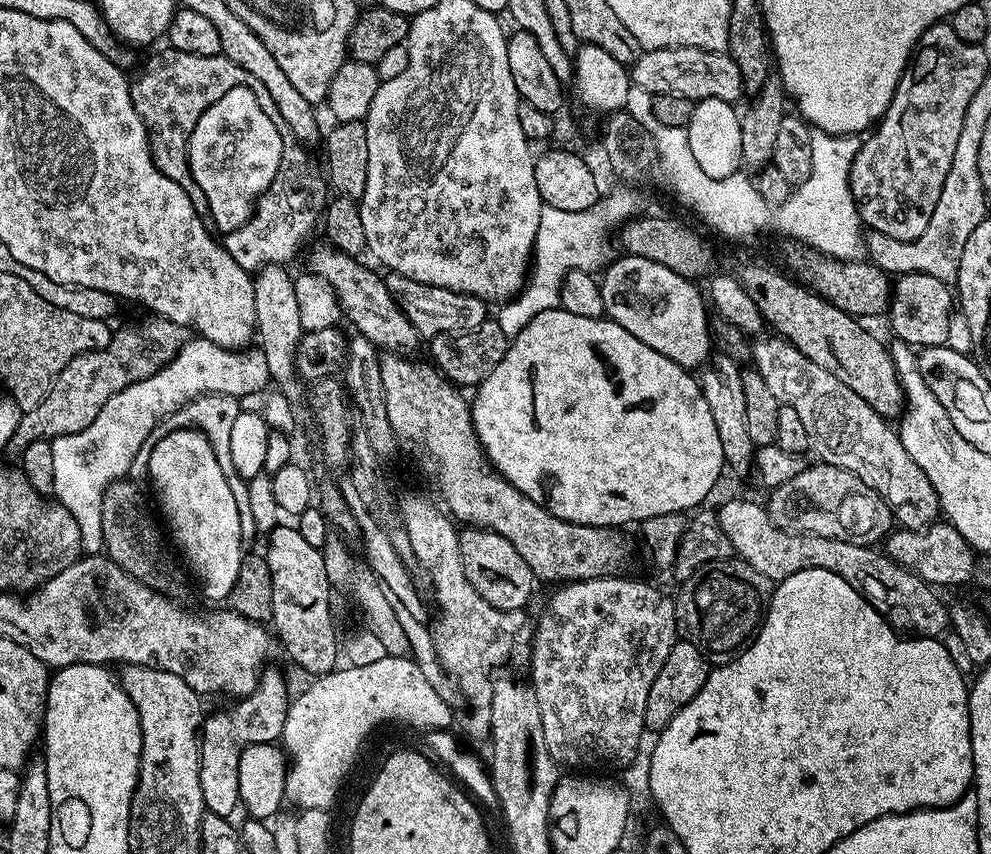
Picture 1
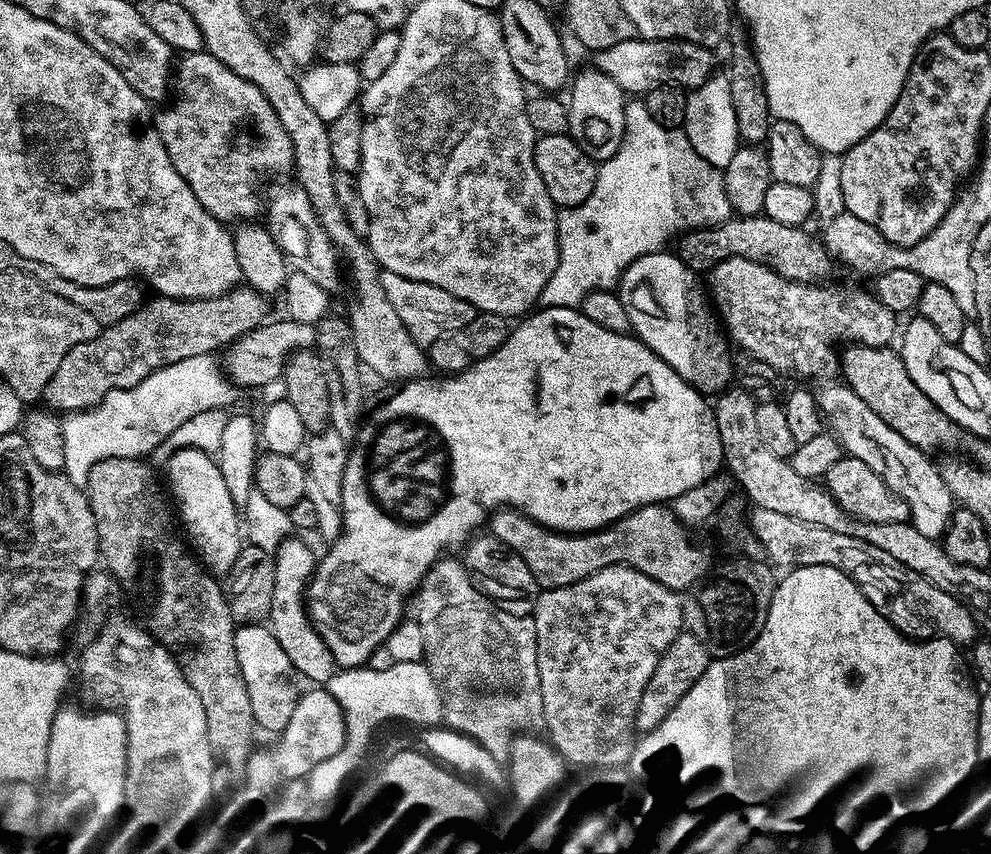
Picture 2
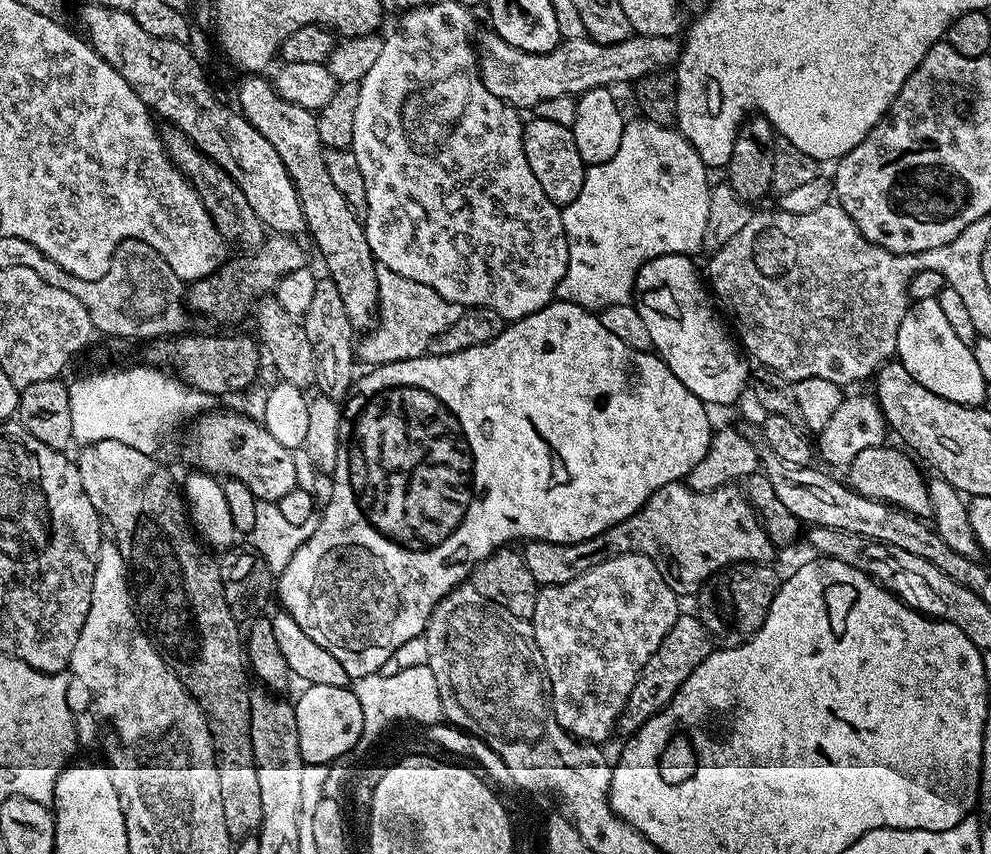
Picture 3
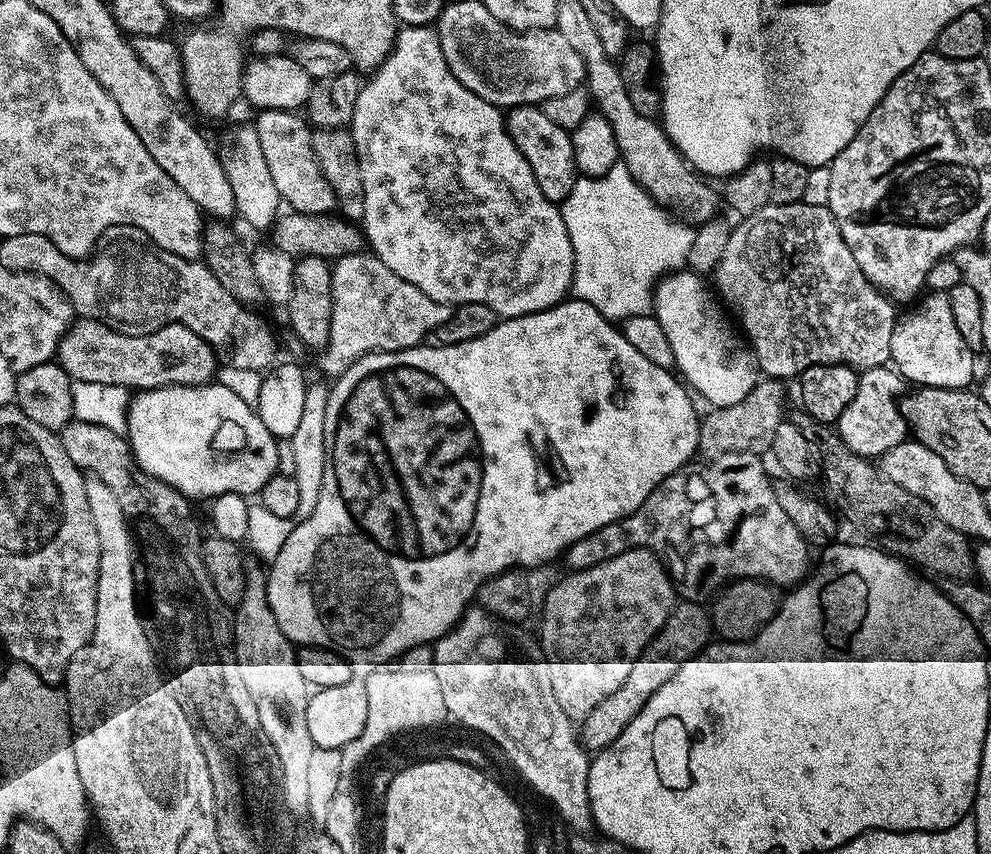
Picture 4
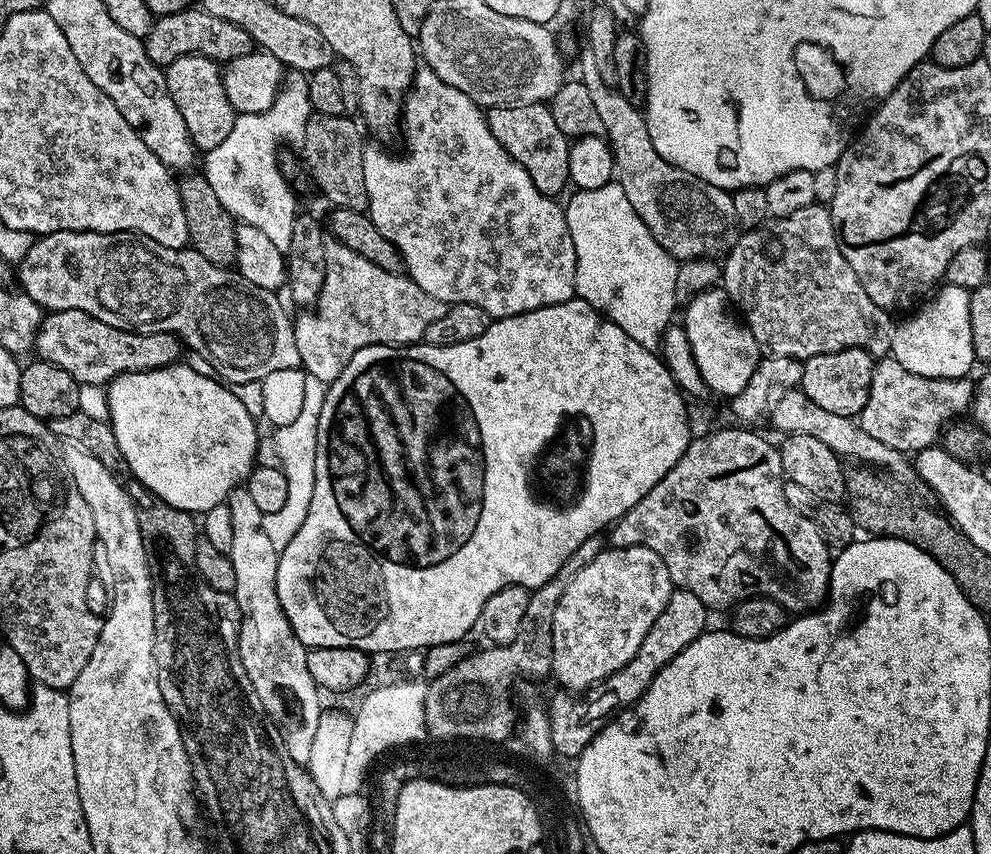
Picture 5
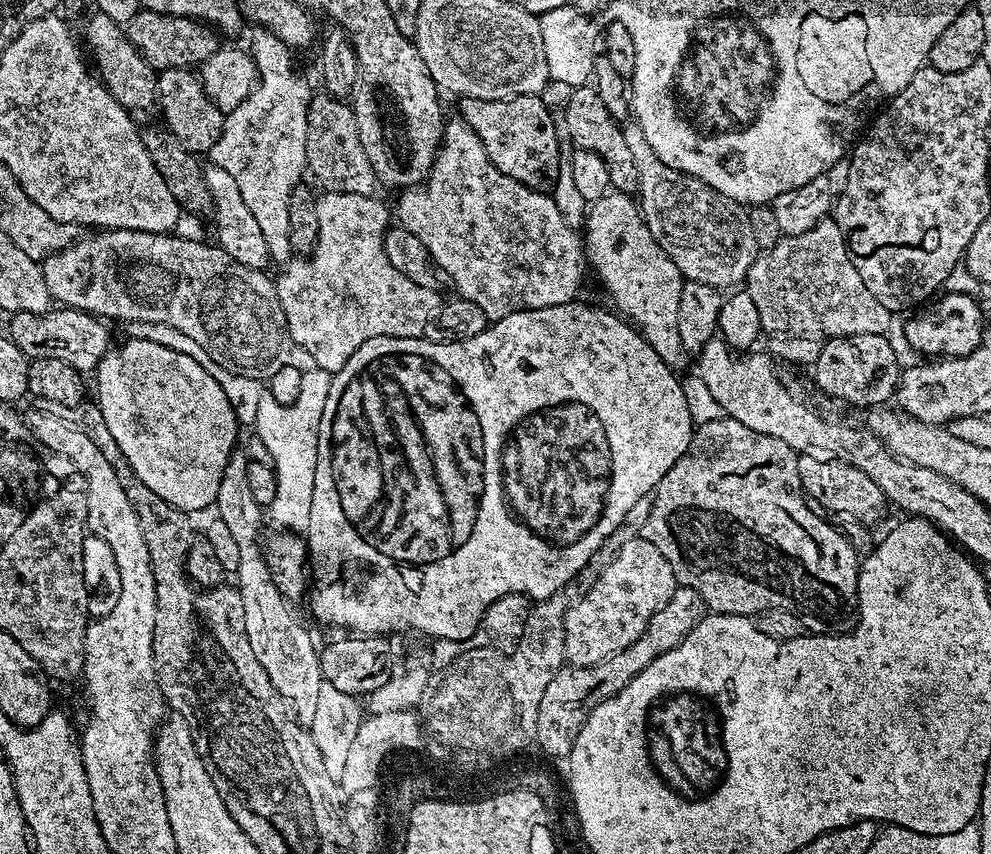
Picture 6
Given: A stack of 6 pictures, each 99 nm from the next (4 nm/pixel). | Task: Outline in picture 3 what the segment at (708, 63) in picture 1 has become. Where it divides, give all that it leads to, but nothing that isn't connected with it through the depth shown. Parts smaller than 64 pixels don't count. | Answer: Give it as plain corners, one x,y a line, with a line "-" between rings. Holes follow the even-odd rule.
633,34
629,40
617,44
599,44
590,39
564,40
557,48
549,52
527,52
510,46
501,36
489,35
488,52
481,51
478,56
480,81
486,86
492,100
503,100
505,104
517,109
535,109
538,102
546,102
546,98
562,98
563,96
579,97
582,92
592,88
608,88
612,84
631,85
641,80
646,74
668,70
680,58
682,44
676,36
642,36

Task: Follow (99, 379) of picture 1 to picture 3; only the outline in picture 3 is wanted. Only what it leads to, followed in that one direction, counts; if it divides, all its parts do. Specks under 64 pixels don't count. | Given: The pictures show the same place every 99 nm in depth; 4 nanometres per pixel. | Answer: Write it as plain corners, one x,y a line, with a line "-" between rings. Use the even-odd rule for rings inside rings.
279,234
269,235
261,242
258,250
251,254
236,254
236,257
225,259
216,271
211,272
209,276
203,276
200,280
191,281
190,287
186,292
186,304
189,309
192,308
200,316
213,316
220,324
232,324
235,320
240,320
244,315
246,317
253,311
253,305
259,297
271,293
275,289
276,282
285,276
287,272
302,270
309,267
308,252
300,245
299,239
291,236
282,236

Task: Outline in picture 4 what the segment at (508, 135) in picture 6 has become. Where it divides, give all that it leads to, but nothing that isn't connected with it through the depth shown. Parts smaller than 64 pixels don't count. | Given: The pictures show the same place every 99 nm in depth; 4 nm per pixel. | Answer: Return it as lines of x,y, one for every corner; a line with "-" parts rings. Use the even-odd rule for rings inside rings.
535,104
507,109
506,123
514,146
518,146
522,158
530,162
530,170
534,170
534,178
542,194
546,194
551,204
563,204
578,179
571,135
562,126
558,126
558,122
546,118
543,107

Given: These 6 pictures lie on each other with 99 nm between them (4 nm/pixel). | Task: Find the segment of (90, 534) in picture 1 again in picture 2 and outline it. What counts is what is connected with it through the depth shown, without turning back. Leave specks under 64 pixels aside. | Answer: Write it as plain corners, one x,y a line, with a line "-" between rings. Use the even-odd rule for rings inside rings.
215,355
182,358
170,366
152,372
138,386
116,388
102,402
82,412
69,412
63,417
64,437
66,438
66,462
62,469
75,484
87,485
90,470
106,458
144,458
151,454
159,443
174,433
182,423
188,422
194,415
212,409
228,410
236,400
238,389
222,371

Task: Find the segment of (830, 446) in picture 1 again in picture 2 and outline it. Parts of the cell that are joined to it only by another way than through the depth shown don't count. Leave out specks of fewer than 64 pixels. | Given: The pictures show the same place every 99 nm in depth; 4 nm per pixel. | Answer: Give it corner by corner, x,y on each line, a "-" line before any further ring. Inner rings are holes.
824,382
820,389
815,389
816,404
820,407
821,417
830,427
832,436
839,441
841,449
847,455
858,458
870,466
876,474
883,478
886,486
895,496
901,496
908,504
910,522
920,534
926,538
939,541
948,531
948,523
952,520
954,501
946,482
942,478
939,467
931,464
929,453
915,448
898,430
890,430
858,394
843,382

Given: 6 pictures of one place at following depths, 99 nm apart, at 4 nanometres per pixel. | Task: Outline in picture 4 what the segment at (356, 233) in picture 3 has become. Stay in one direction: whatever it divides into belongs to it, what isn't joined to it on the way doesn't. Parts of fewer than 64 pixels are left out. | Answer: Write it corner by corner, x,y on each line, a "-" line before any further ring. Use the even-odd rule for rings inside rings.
260,110
255,115
254,127
260,136
266,166
274,178
274,186
278,186
281,201
291,211
302,214
326,216
335,213
338,208
336,195
318,166
318,158
314,158
313,129
306,123
305,117
295,111
278,110

